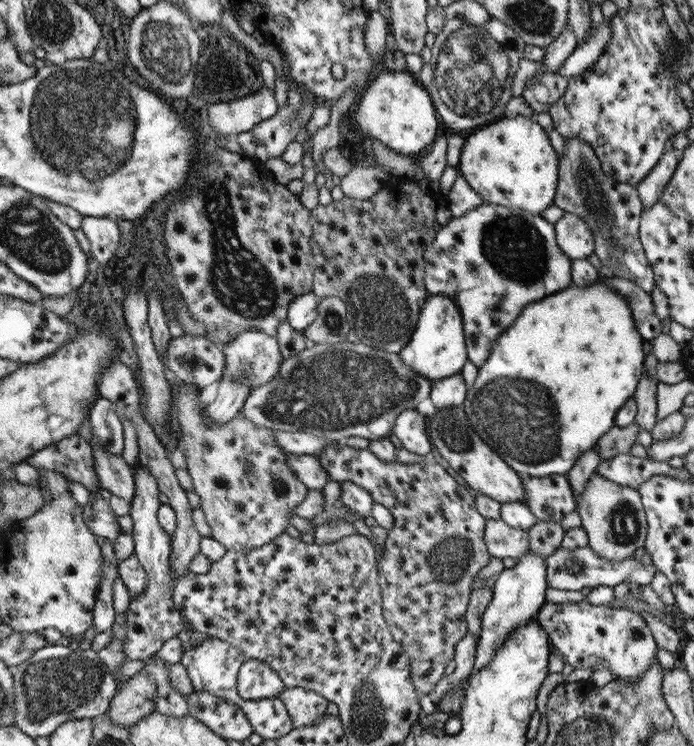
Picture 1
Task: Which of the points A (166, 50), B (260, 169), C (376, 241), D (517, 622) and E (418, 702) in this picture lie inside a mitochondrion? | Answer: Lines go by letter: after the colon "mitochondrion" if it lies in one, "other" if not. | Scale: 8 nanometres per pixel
A: mitochondrion
B: other
C: other
D: other
E: other

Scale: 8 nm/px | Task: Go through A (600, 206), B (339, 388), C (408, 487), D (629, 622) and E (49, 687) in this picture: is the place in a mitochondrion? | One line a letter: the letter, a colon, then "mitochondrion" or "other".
A: mitochondrion
B: mitochondrion
C: other
D: other
E: mitochondrion

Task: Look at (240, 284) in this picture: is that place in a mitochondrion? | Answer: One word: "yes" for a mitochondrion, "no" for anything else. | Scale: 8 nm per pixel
yes

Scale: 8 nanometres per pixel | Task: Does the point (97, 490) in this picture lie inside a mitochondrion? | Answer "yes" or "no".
no

